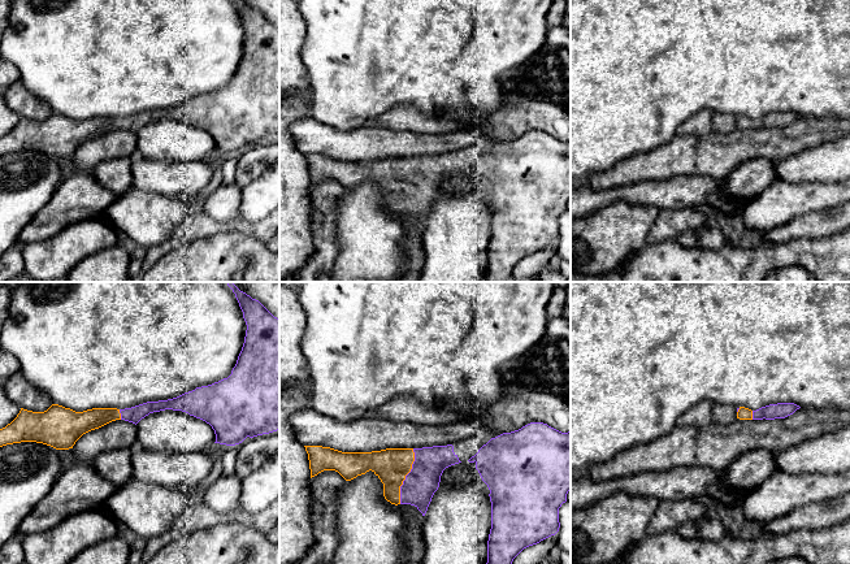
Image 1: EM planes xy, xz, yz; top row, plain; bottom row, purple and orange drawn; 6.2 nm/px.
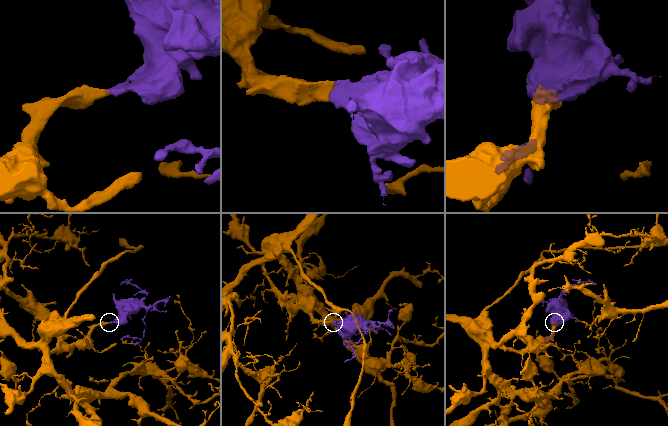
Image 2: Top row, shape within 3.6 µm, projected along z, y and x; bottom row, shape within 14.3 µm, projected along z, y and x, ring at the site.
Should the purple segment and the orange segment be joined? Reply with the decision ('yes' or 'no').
yes

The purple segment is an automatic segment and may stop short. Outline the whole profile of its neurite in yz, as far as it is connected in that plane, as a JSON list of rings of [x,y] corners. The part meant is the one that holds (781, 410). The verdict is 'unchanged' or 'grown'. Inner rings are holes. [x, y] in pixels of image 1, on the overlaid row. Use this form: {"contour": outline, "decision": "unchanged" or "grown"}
{"contour": [[[777,403],[762,407],[756,411],[751,411],[745,407],[737,408],[737,418],[740,420],[775,420],[785,418],[793,415],[801,407],[794,403]]], "decision": "grown"}

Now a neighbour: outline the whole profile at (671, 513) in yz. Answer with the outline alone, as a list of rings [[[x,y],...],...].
[[[698,498],[662,499],[647,526],[647,534],[676,532],[681,524],[704,516],[706,506]]]

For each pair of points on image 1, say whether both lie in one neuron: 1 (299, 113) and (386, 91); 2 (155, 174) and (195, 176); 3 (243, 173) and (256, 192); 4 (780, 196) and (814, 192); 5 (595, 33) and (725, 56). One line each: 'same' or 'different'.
1: different
2: same
3: different
4: same
5: same

